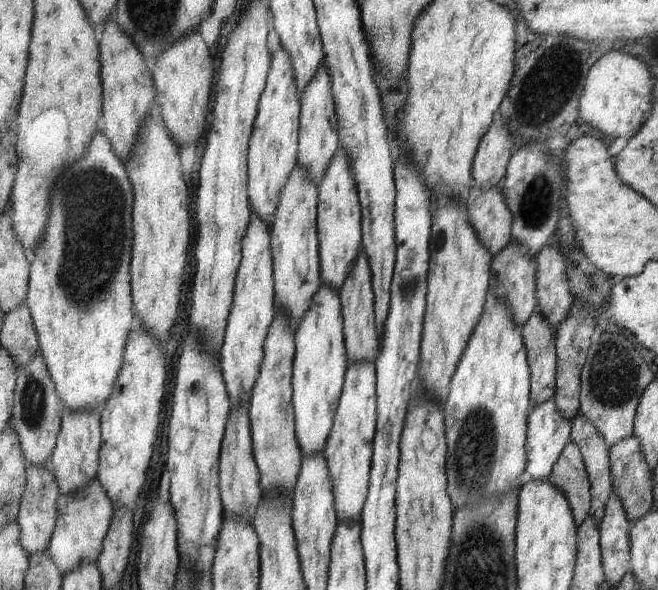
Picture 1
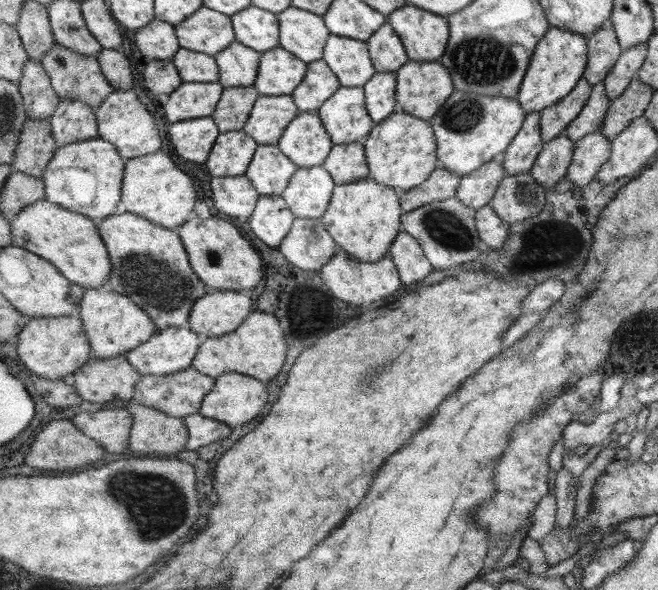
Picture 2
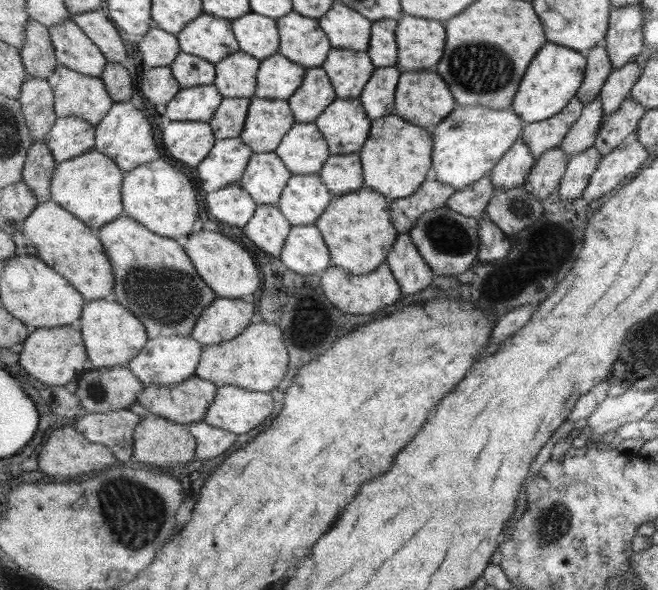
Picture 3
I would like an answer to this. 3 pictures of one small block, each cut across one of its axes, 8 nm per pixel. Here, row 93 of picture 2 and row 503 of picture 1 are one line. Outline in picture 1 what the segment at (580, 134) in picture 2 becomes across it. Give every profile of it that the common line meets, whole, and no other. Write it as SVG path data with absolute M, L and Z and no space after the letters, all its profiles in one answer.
M579 413L572 426L573 442L579 444L587 465L591 481L591 510L599 524L606 516L607 502L614 493L614 482L611 478L611 450L606 438L599 434L594 422L585 414Z

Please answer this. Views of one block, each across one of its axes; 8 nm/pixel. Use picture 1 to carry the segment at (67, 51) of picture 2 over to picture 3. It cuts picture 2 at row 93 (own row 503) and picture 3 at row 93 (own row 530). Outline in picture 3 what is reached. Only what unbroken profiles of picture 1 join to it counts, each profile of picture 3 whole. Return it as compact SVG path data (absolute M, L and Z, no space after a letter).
M59 64L48 81L54 88L58 117L78 116L97 128L114 106L102 77L81 74Z

